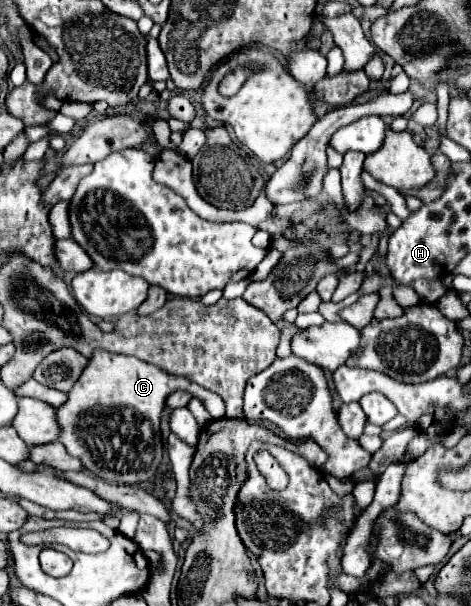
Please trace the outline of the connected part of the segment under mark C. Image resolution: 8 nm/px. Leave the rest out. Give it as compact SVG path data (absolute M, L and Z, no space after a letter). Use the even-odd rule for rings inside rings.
M94 351L84 375L68 393L68 401L58 409L58 423L62 423L62 439L70 455L82 459L84 467L110 483L136 485L150 481L162 463L164 445L160 433L160 415L166 399L174 391L190 391L199 398L214 420L225 417L225 403L217 394L206 391L186 377L170 375L156 365L144 363L136 357L114 355L108 351ZM108 411L126 411L114 423L106 423Z

